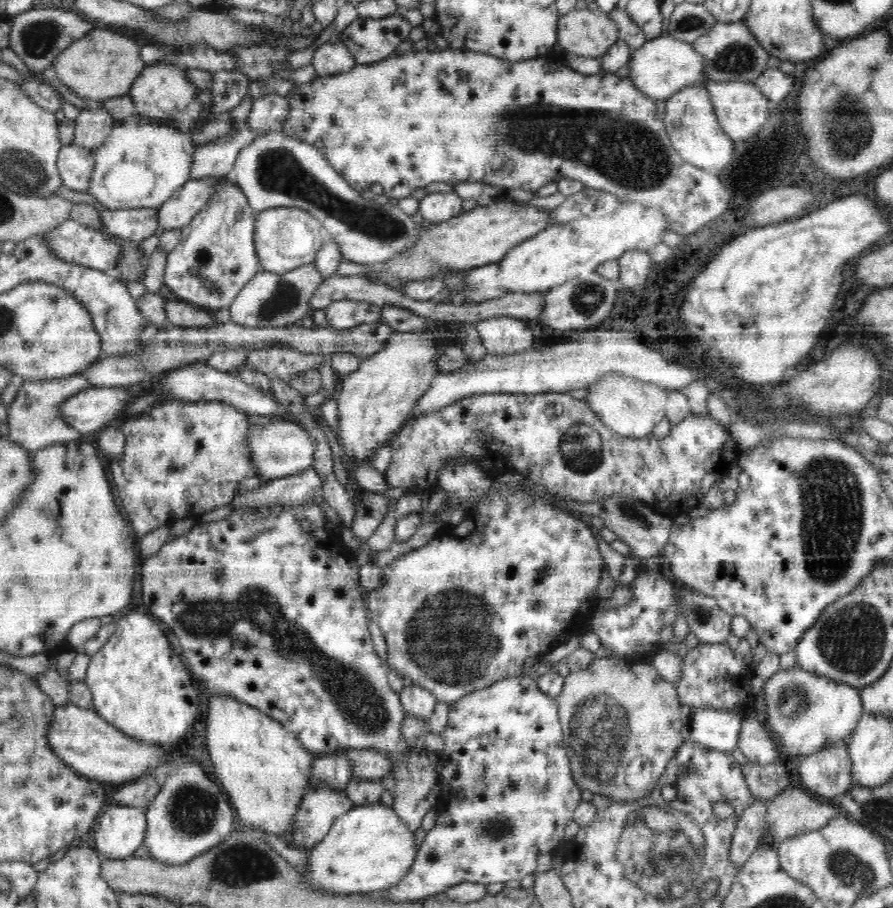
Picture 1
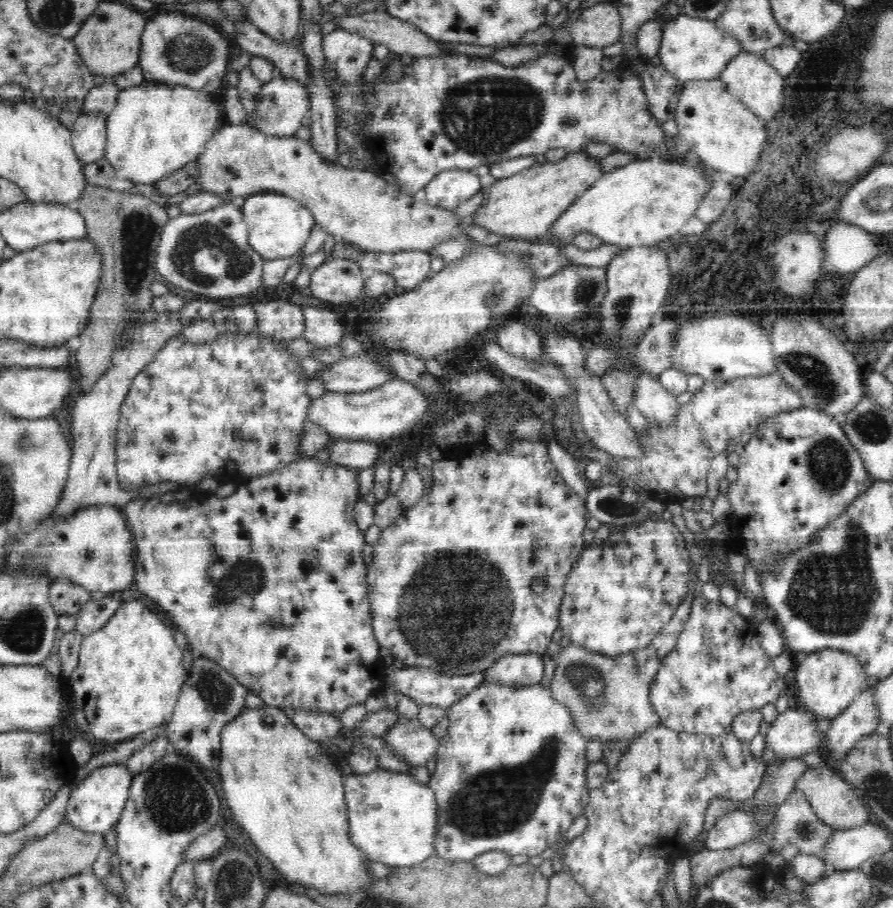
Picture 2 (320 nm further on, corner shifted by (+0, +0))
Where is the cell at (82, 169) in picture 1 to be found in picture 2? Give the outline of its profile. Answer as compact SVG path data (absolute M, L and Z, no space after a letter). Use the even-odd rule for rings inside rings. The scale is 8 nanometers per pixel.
M79 113L71 127L71 143L82 164L105 156L106 120L102 113Z

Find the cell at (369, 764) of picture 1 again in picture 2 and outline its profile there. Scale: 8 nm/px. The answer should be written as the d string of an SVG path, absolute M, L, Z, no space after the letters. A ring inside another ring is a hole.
M418 719L399 720L384 739L396 758L411 767L425 765L435 756L441 744L441 740L431 730L424 728Z

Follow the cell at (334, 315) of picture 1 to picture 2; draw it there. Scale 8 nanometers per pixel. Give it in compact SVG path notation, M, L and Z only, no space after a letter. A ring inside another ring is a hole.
M333 257L332 260L325 260L318 268L314 268L309 287L312 290L312 296L316 297L317 302L323 306L324 303L346 304L354 299L361 301L366 283L361 269L352 260Z

